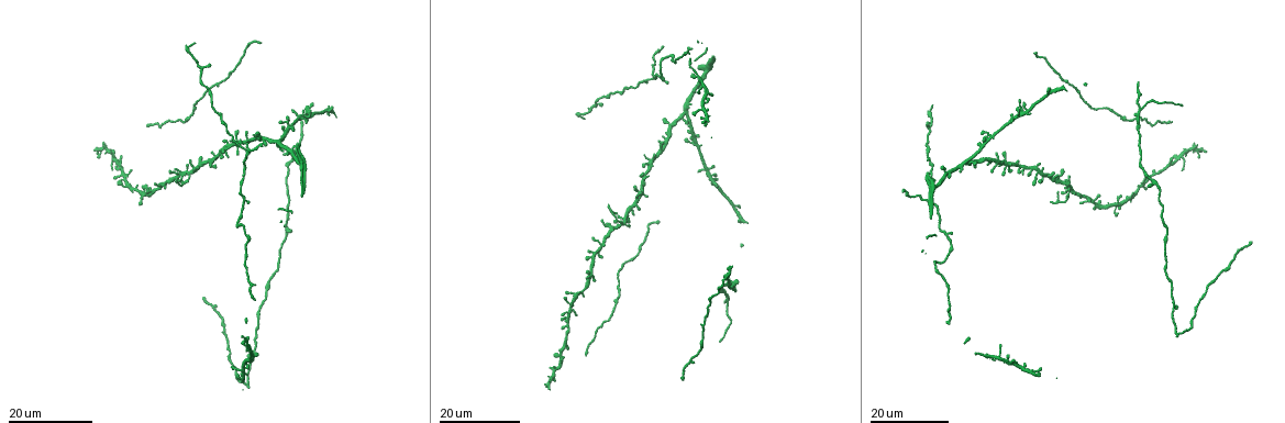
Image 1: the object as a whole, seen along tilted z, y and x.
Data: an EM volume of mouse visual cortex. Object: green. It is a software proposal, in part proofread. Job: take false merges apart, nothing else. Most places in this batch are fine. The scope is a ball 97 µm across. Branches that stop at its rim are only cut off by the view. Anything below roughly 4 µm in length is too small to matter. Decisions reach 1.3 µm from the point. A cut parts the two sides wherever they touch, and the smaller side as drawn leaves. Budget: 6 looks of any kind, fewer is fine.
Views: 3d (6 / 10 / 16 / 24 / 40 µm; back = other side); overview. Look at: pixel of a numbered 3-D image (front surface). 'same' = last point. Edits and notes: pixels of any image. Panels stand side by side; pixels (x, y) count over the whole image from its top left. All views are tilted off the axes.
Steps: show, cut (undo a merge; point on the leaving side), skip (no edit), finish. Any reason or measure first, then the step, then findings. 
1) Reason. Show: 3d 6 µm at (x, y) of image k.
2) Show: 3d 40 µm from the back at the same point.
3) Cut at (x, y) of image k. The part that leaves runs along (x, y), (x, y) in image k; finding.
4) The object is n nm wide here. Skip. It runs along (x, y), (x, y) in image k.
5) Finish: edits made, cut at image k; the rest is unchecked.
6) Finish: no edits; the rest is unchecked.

Branch point. Show: 3d 16 µm at (244, 160) of image 1.

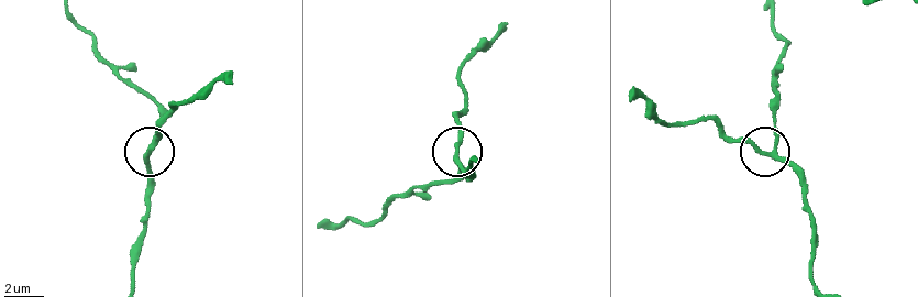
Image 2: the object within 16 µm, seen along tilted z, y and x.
Show: 3d 6 µm at (770, 155) of image 2.

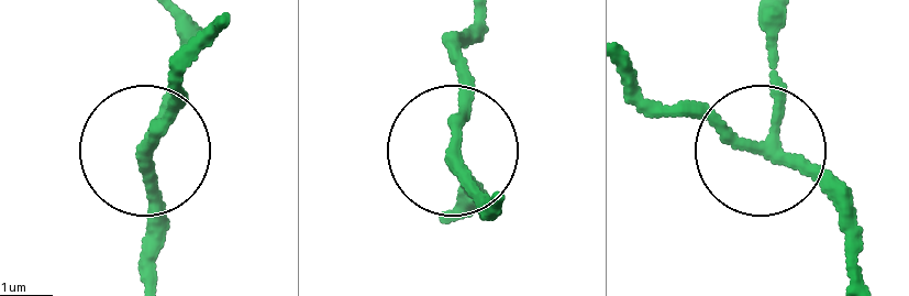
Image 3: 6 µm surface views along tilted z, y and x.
Show: 3d 6 µm from the back at (455, 157) of image 3.

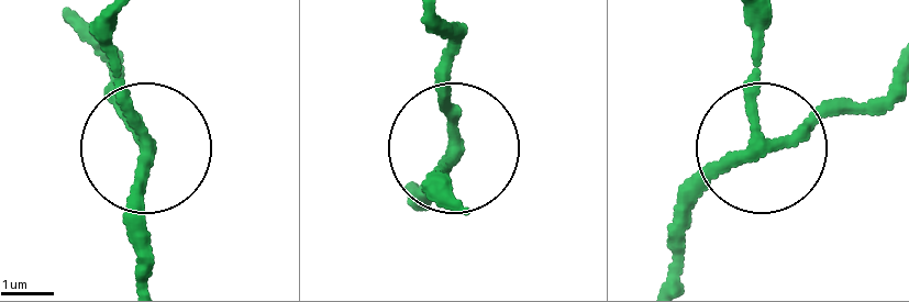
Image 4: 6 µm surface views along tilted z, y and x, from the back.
3 arms meet here. Skip. One cell here.

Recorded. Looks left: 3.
Three-way junction. Show: 3d 16 µm at (947, 233) of image 1.

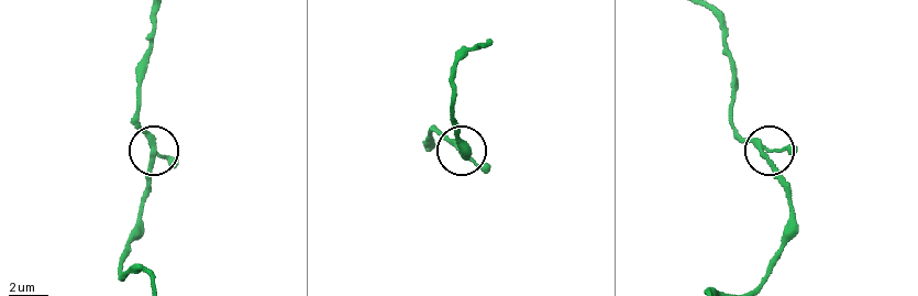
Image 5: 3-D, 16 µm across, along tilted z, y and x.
Show: 3d 10 µm at (153, 161) of image 5.

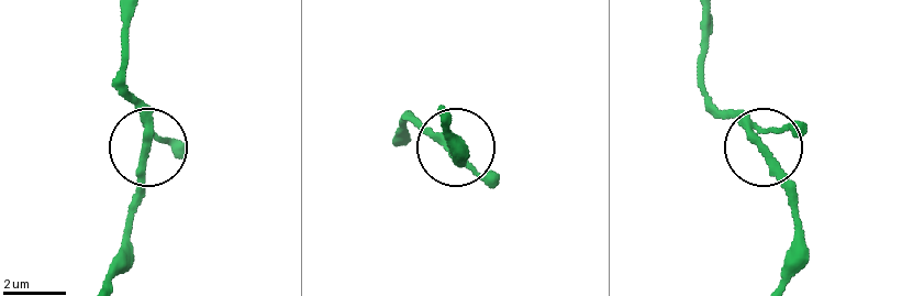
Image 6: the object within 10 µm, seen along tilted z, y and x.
3 arms meet here. Skip. All the same cell.

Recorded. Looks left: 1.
Finish: no edits; the rest is unchecked.

